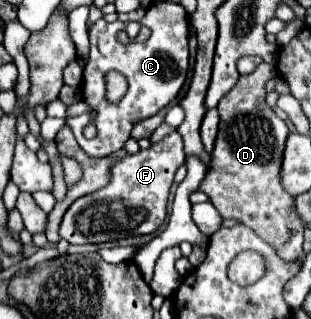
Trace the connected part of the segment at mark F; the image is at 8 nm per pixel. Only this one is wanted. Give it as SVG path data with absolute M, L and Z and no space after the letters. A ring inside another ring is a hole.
M179 133L165 136L157 145L151 145L149 149L139 151L137 155L127 155L113 167L113 179L107 187L73 201L61 221L59 235L71 245L81 245L115 241L129 235L133 237L155 233L165 221L169 187L185 159L183 140Z

